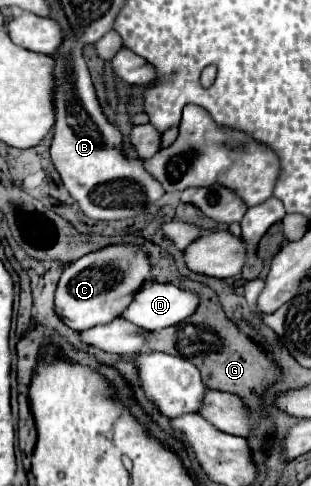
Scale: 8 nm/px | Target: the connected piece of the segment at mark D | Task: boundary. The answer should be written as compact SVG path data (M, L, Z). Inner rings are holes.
M147 282L143 284L139 296L135 296L127 312L123 312L123 318L151 332L187 320L197 308L199 308L197 292L179 288L175 284Z

